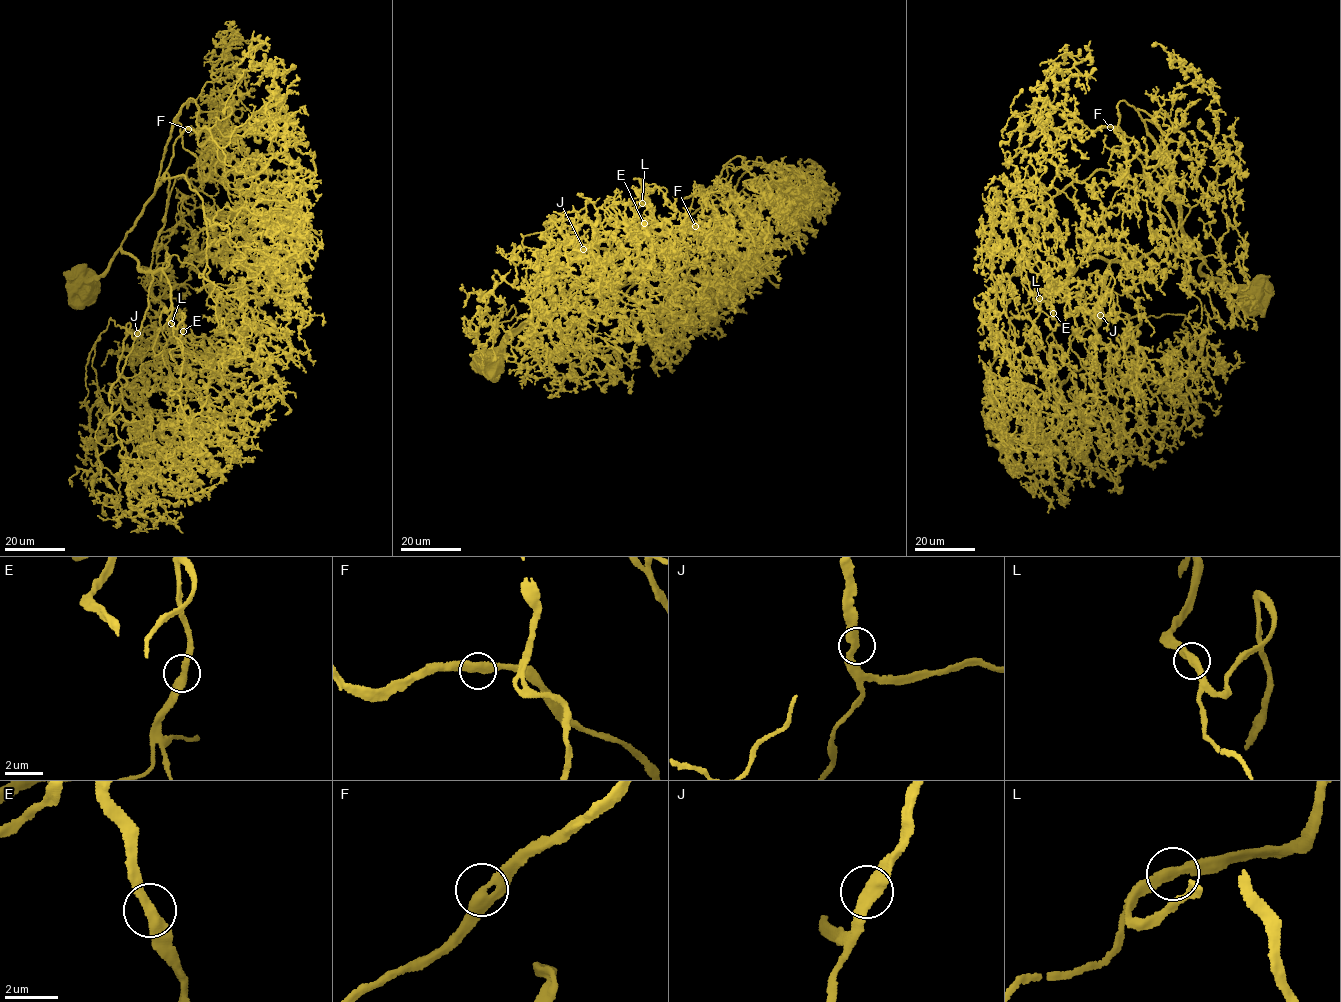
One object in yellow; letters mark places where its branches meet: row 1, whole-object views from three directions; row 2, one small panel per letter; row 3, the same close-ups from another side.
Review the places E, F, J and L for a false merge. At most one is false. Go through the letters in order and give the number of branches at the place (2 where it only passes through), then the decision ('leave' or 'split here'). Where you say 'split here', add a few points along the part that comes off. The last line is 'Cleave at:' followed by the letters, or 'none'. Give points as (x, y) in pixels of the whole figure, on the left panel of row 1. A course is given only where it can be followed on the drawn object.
E: branches 2; leave
F: branches 2; leave
J: branches 2; leave
L: branches 2; leave
Cleave at: none

